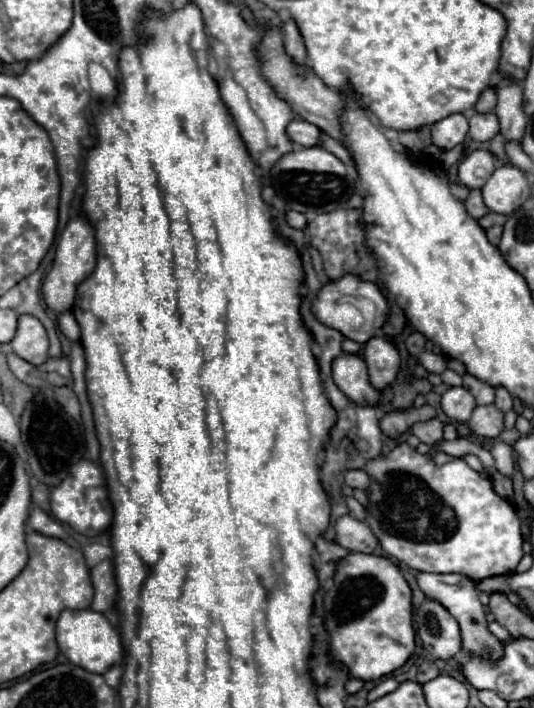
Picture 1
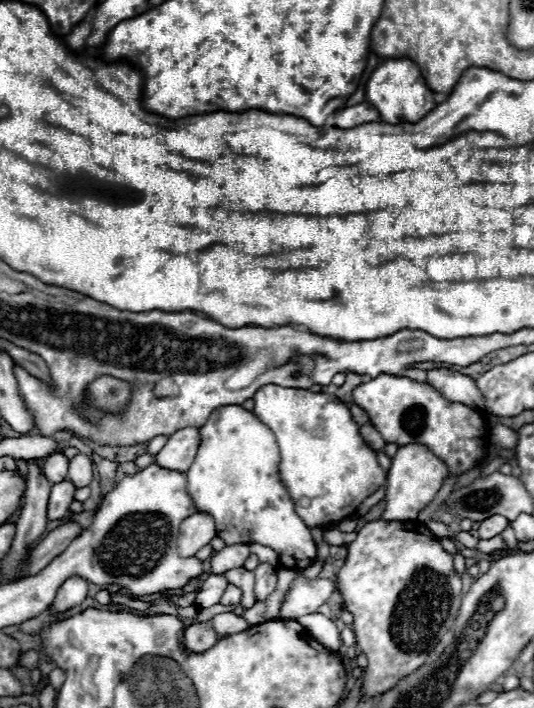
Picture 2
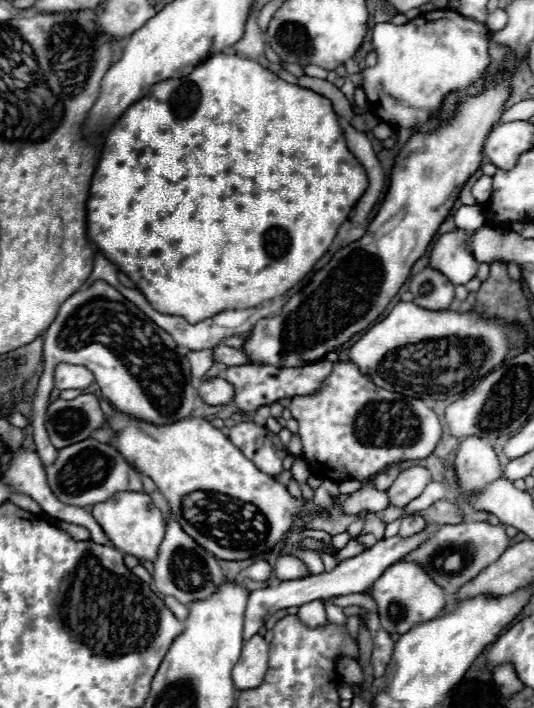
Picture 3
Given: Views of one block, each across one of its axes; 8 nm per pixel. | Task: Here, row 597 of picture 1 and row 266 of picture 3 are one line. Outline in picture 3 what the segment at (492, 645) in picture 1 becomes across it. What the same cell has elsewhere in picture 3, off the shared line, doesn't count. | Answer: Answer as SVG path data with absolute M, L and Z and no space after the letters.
M454 230L450 234L440 234L432 246L428 268L444 274L452 284L466 284L478 272L478 262L466 250L466 238L472 232Z

